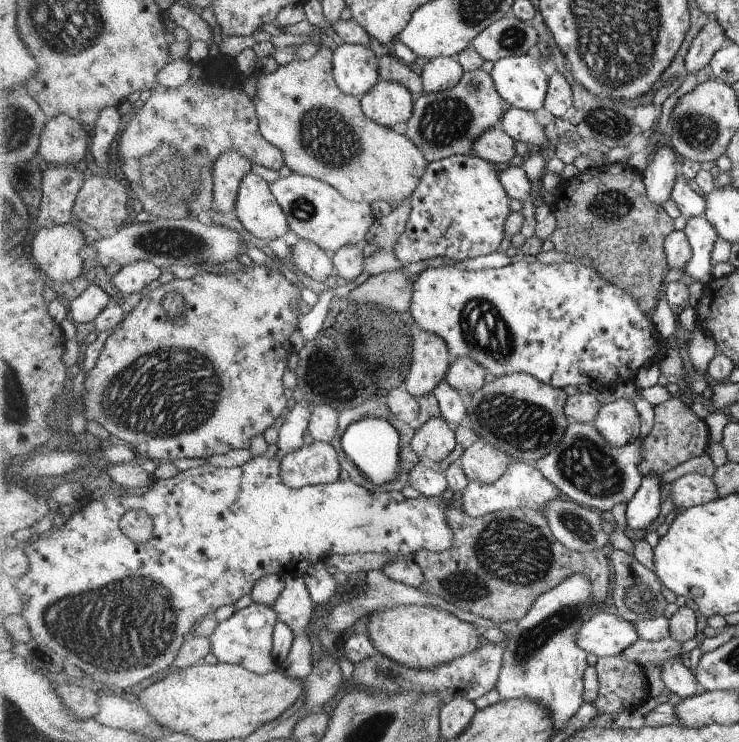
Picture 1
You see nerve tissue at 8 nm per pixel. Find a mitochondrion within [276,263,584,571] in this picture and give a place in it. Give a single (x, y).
(524, 426)

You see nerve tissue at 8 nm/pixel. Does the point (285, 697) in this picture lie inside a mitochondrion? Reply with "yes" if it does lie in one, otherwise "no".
no

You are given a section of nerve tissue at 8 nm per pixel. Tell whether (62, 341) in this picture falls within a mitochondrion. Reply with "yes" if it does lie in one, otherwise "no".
no

